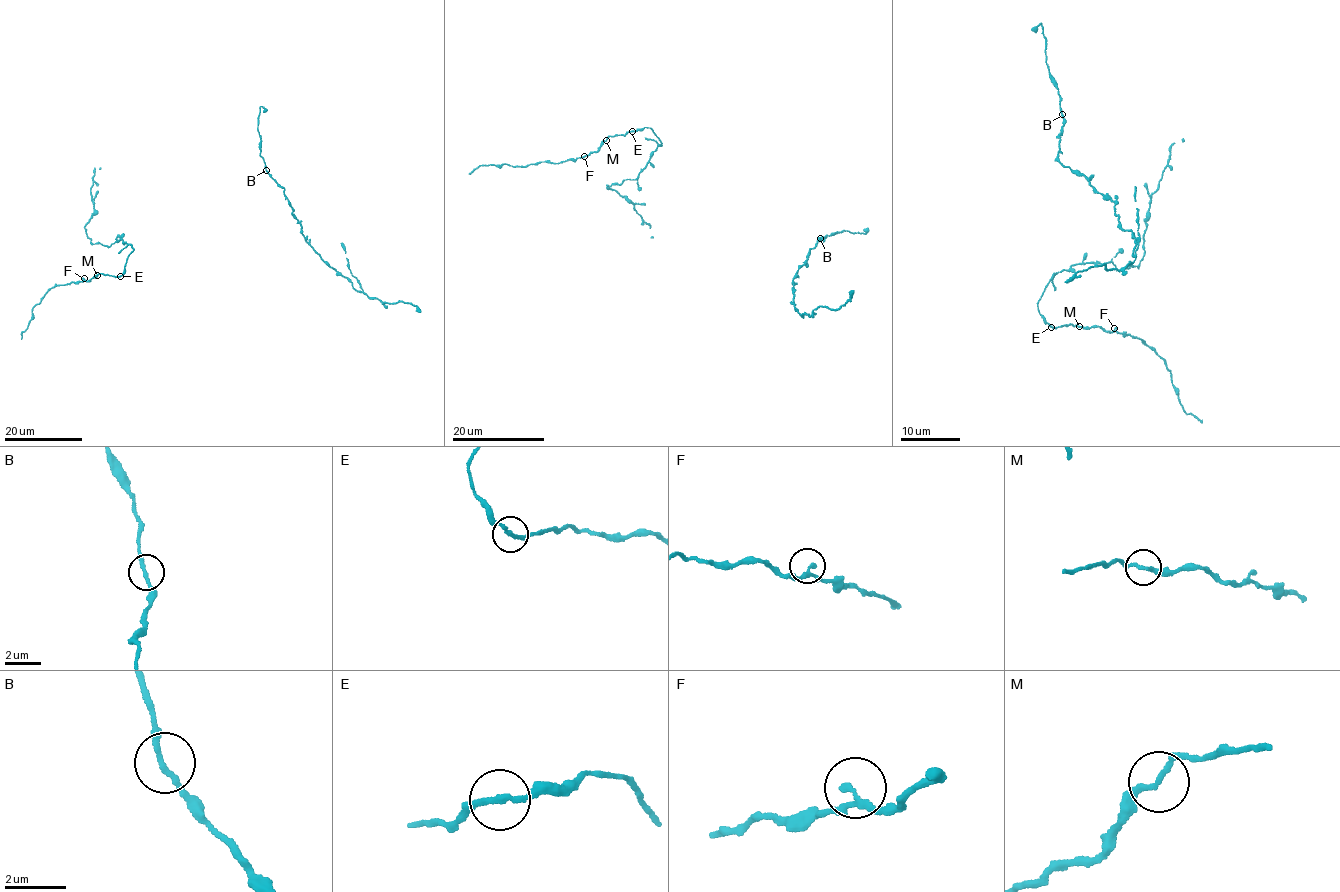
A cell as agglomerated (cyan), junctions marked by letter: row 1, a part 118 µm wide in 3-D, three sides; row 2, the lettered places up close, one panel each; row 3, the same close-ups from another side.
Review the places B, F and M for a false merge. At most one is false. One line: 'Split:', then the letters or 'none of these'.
Split: none of these

